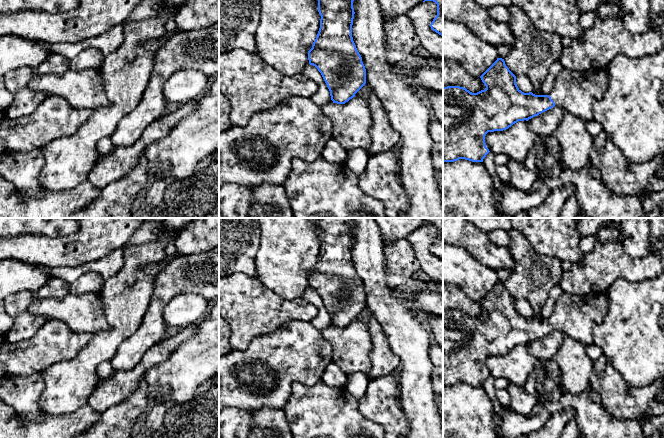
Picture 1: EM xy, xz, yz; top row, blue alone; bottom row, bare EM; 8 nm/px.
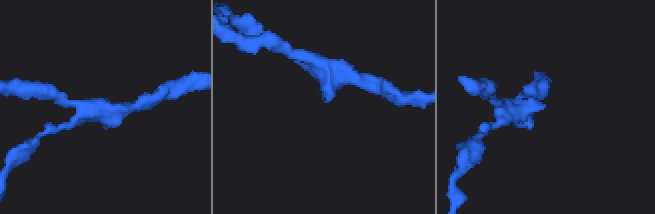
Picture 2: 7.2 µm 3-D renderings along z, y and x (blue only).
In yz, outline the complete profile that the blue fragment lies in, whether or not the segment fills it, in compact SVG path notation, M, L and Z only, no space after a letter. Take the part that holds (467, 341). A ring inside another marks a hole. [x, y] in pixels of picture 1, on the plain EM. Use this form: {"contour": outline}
{"contour": "M497 282L480 302L486 312L477 317L460 310L443 311L443 387L459 383L483 386L490 376L485 367L488 356L506 354L518 345L528 345L554 330L563 332L587 346L592 343L593 327L601 323L608 312L608 299L604 293L563 293L557 299L548 319L524 317L518 312L516 300L502 282Z"}

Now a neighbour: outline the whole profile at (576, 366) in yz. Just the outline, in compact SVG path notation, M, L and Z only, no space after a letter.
M566 336L552 359L561 369L563 393L580 394L591 389L594 361L588 356L582 342Z

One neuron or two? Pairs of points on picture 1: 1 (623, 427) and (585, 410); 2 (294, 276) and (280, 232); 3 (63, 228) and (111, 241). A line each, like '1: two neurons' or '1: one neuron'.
1: one neuron
2: one neuron
3: two neurons

